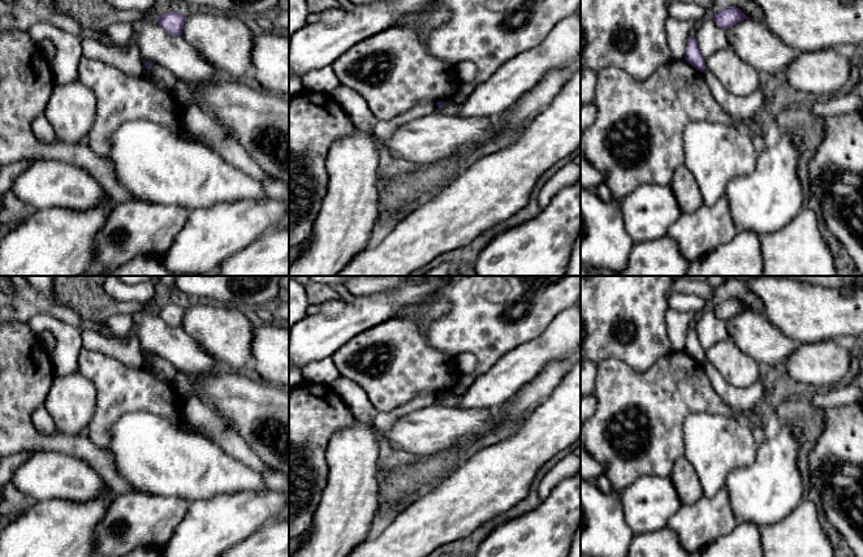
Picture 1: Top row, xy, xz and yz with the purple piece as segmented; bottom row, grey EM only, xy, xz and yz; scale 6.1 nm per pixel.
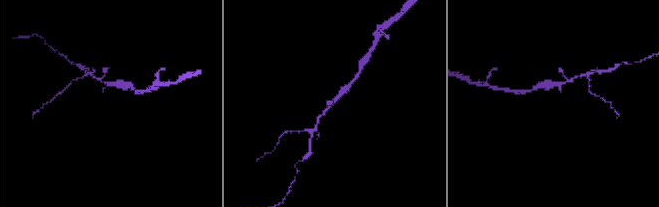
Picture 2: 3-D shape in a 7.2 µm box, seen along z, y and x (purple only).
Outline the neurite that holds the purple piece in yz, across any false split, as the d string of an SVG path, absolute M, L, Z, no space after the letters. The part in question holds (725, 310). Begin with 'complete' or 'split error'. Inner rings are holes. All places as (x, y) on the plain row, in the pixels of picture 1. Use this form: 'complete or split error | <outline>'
complete | M728 298L712 307L717 318L722 320L729 320L734 315L748 311L748 308L737 298Z

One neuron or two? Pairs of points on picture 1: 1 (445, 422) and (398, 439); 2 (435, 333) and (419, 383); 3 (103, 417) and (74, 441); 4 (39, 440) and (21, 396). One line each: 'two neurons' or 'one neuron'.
1: one neuron
2: two neurons
3: two neurons
4: one neuron

